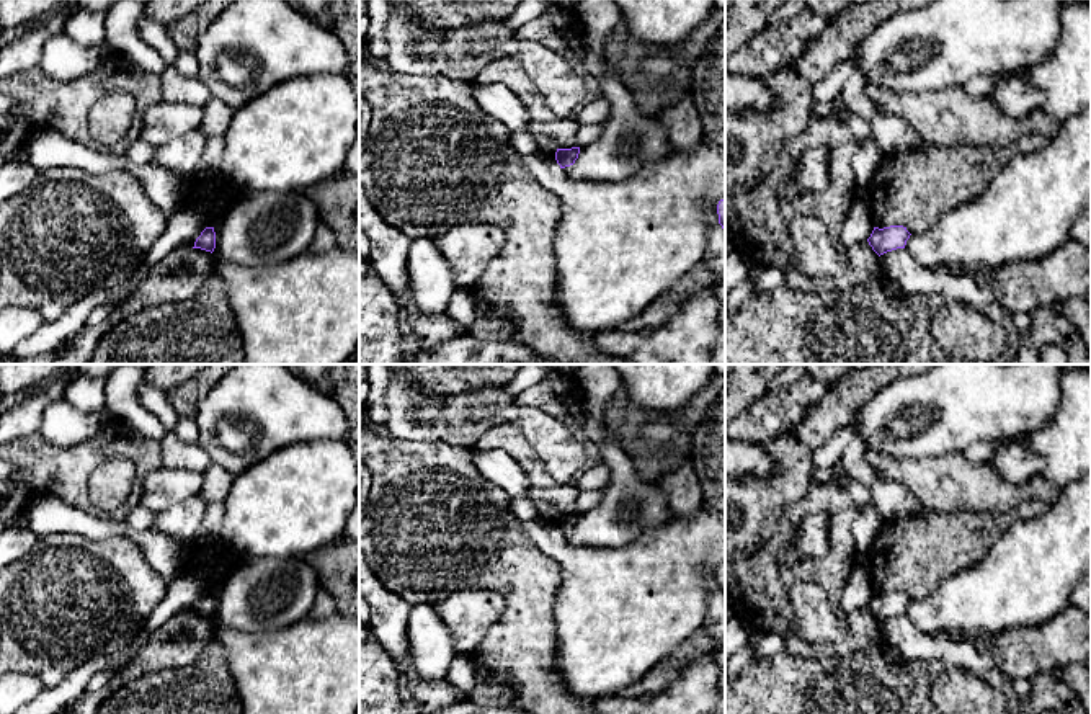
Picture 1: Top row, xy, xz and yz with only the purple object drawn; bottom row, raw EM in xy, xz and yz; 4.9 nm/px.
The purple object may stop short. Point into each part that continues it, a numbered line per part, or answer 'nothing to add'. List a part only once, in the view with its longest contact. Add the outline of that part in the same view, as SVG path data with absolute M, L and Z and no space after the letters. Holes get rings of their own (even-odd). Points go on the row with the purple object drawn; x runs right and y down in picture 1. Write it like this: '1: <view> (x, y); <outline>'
nothing to add

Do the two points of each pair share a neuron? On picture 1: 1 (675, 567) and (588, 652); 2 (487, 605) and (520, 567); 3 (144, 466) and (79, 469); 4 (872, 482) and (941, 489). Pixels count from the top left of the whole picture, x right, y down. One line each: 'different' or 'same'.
1: same
2: different
3: same
4: different

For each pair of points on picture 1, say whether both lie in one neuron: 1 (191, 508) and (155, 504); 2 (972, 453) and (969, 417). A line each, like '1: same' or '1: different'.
1: different
2: different

